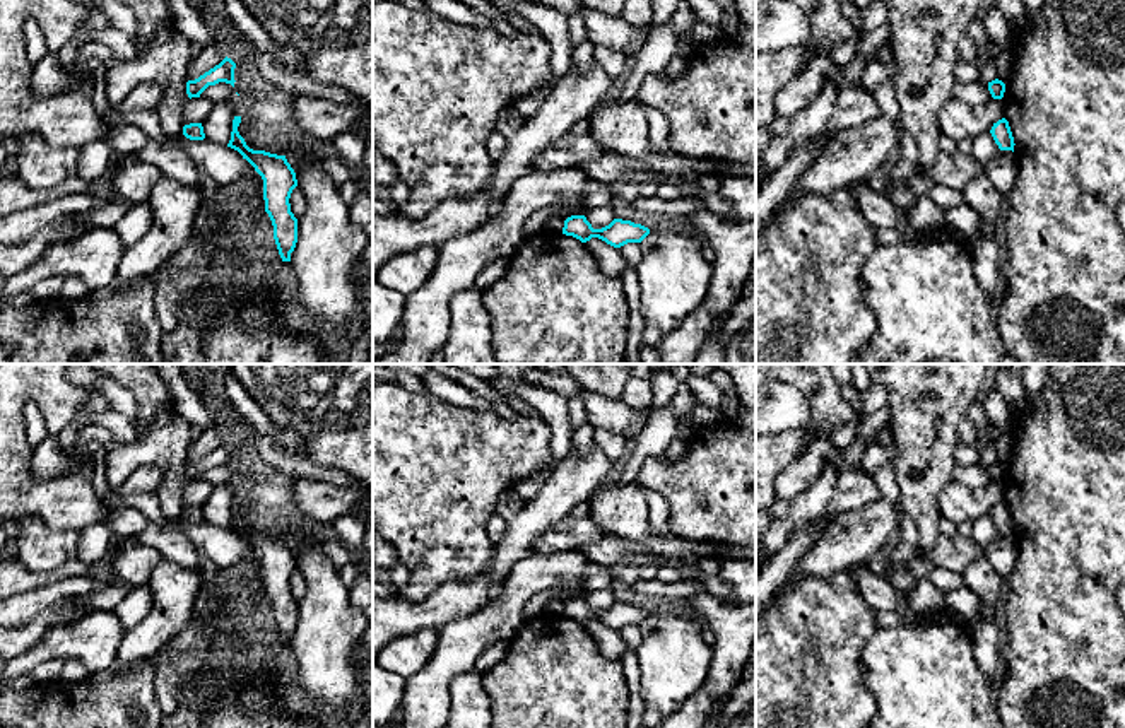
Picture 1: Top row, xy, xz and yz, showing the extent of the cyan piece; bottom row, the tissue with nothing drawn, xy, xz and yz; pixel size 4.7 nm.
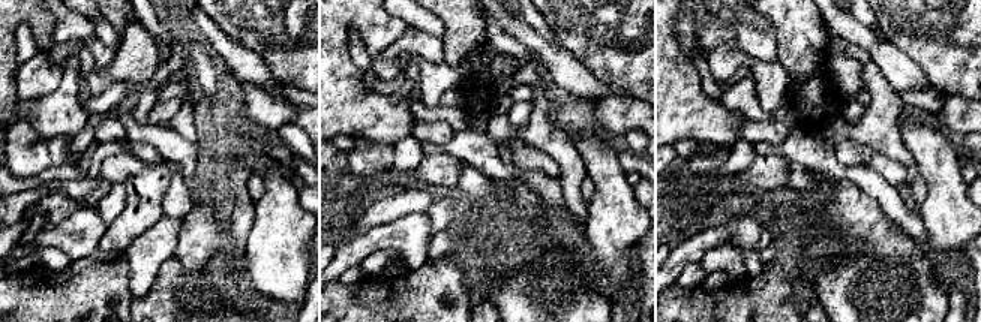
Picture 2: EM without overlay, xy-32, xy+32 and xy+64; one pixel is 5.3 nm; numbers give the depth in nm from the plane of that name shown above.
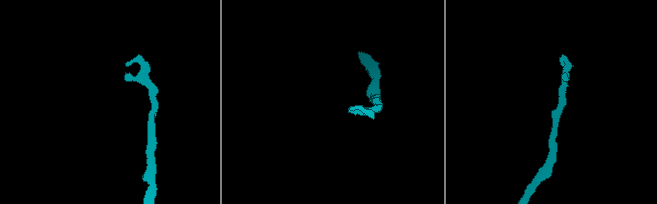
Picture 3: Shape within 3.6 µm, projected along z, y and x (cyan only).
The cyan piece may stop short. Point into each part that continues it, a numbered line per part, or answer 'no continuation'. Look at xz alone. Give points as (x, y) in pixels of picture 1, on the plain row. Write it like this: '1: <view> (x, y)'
no continuation

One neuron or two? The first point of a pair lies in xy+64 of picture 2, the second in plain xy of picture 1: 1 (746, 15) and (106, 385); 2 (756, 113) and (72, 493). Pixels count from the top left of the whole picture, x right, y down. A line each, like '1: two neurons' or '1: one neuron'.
1: one neuron
2: two neurons

